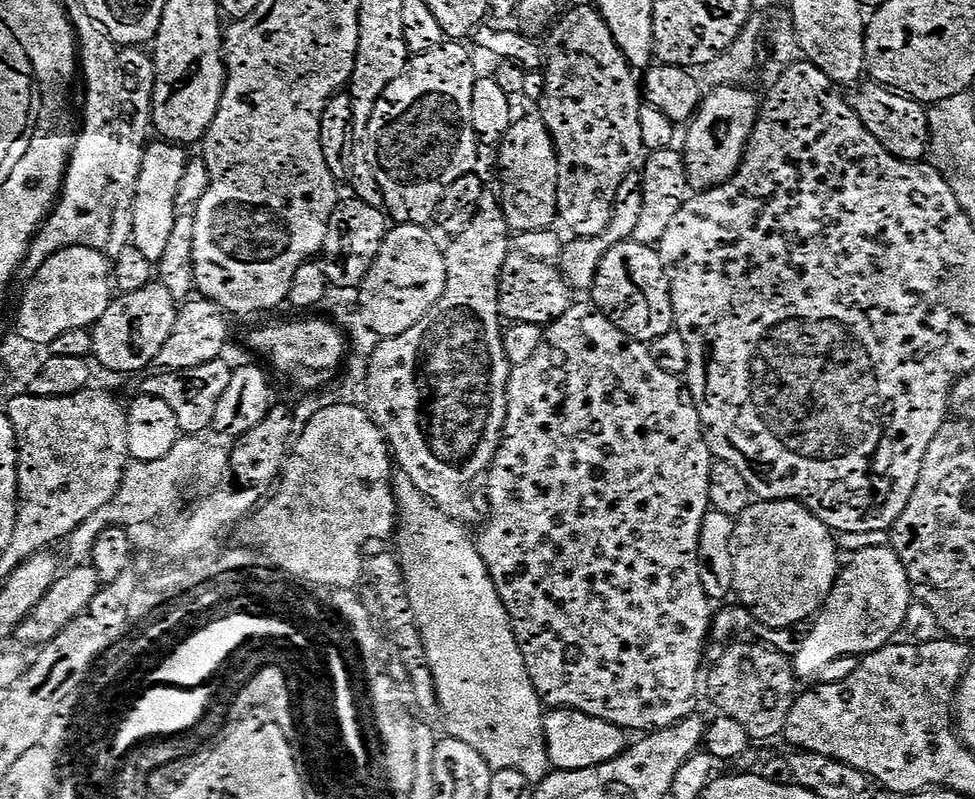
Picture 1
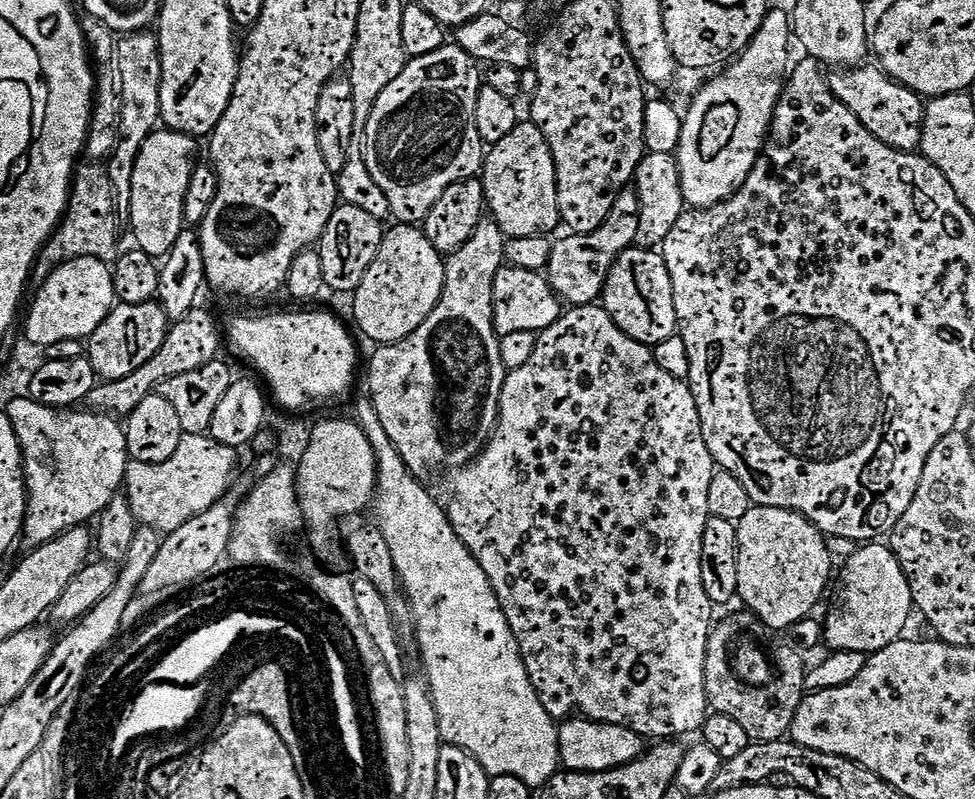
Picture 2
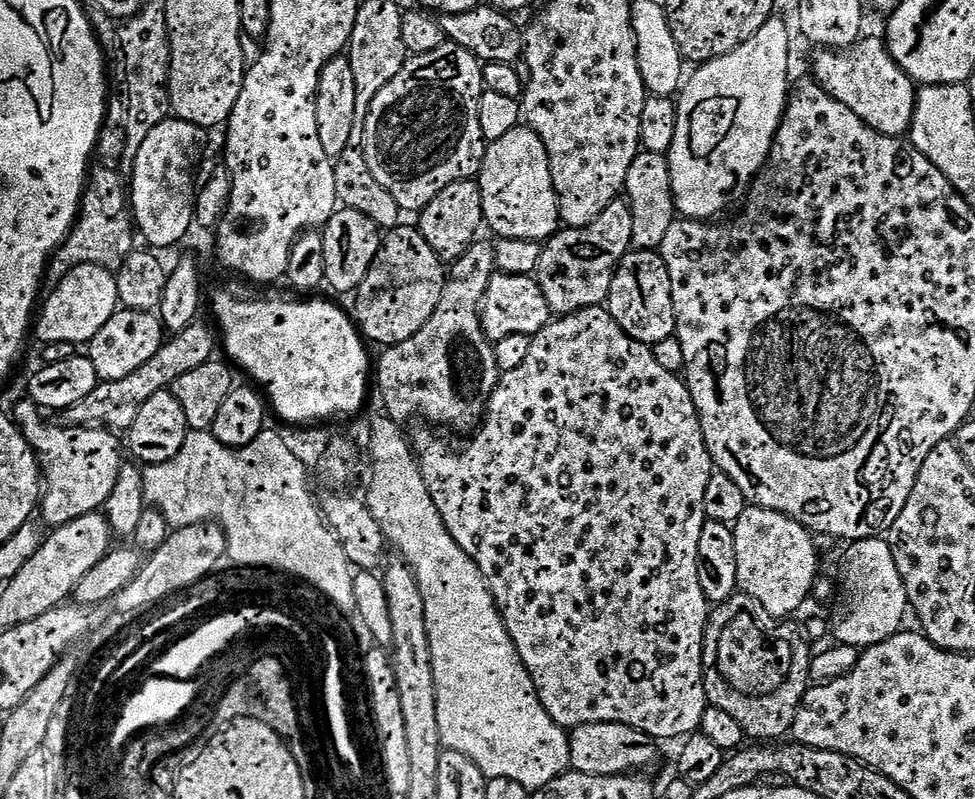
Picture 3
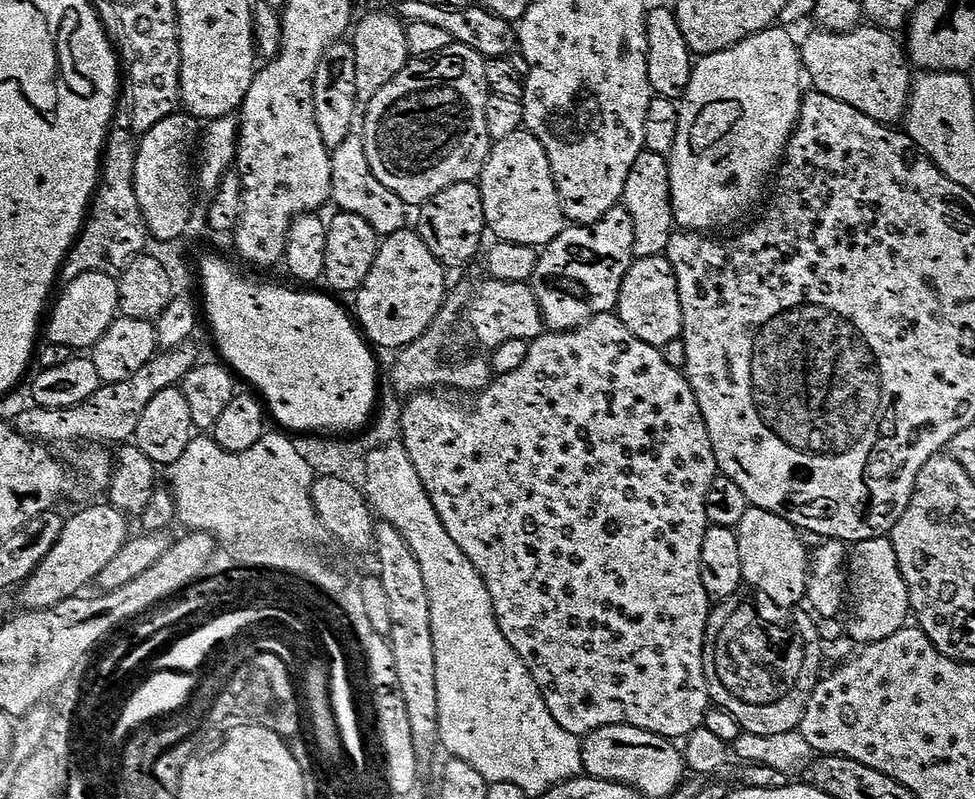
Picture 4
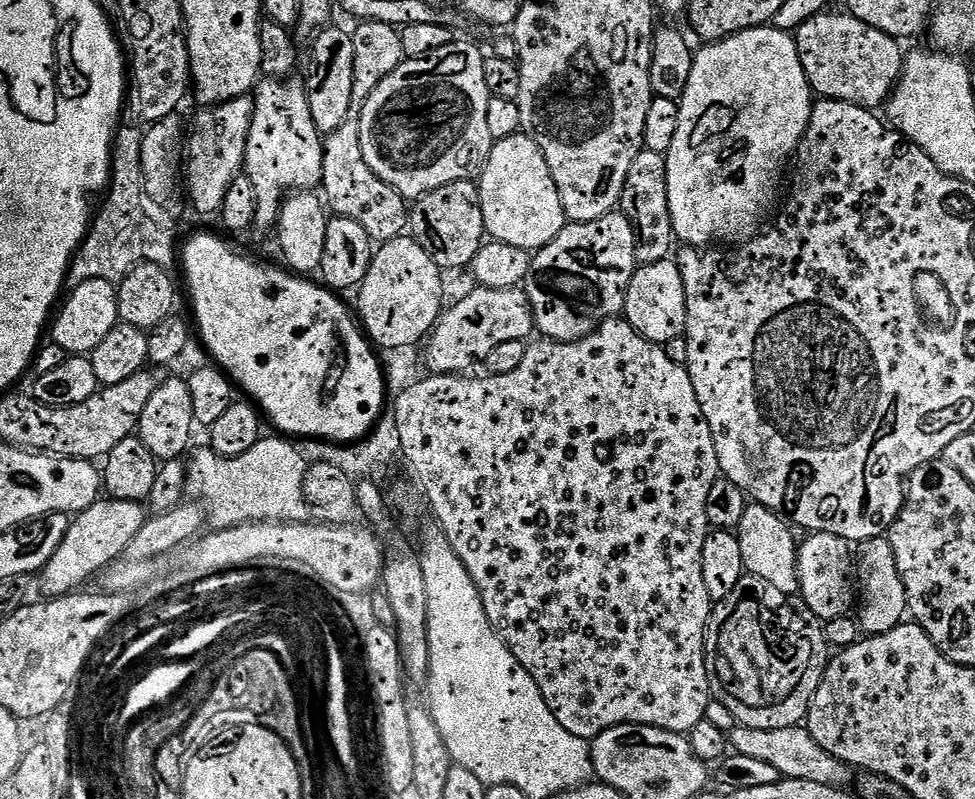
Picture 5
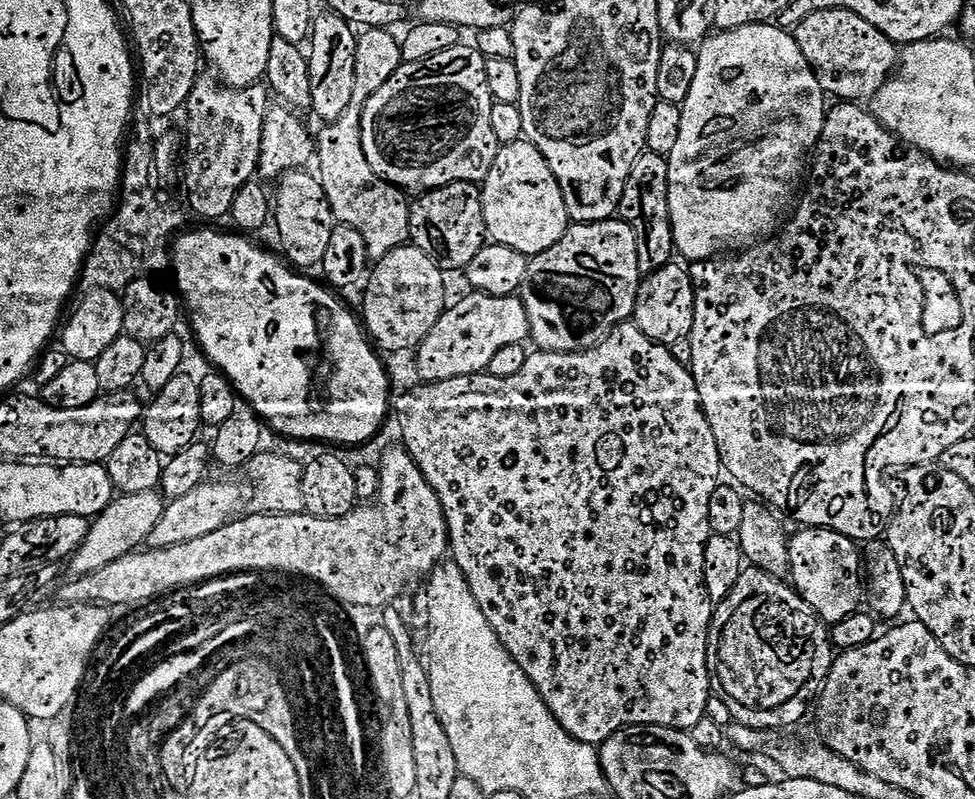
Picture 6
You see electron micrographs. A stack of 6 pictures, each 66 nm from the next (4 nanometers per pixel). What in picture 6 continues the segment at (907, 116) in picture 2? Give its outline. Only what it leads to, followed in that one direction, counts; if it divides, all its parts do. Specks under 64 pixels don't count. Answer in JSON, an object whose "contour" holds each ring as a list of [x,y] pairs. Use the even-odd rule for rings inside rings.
{"contour":[[[846,9],[810,14],[792,30],[798,48],[818,78],[820,88],[840,102],[869,101],[898,63],[898,46],[869,22]]]}

